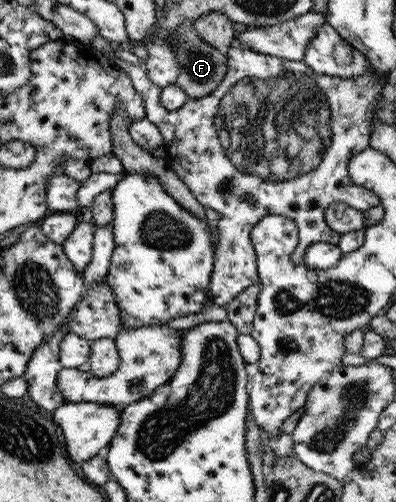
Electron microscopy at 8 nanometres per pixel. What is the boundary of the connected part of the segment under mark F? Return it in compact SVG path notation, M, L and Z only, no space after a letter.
M189 22L180 25L178 30L173 35L169 35L169 37L171 37L169 43L175 49L177 64L181 67L181 72L179 72L175 84L185 91L189 100L203 98L211 94L217 88L217 85L221 83L225 73L227 73L228 56L223 52L219 52L219 50L215 50L213 46L209 46L205 40L198 36L194 30L194 24L189 24Z

